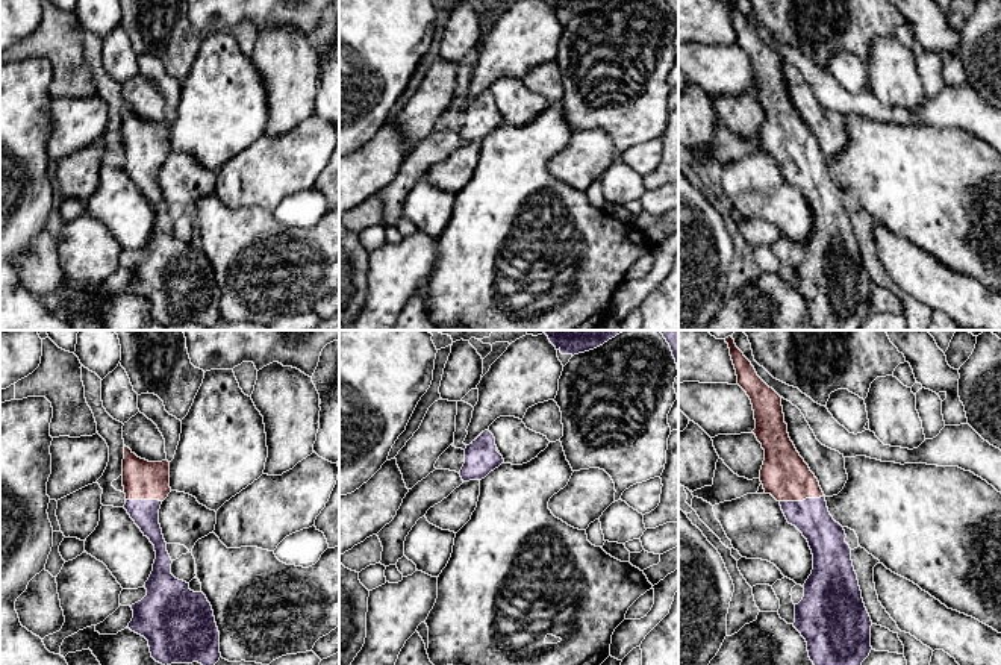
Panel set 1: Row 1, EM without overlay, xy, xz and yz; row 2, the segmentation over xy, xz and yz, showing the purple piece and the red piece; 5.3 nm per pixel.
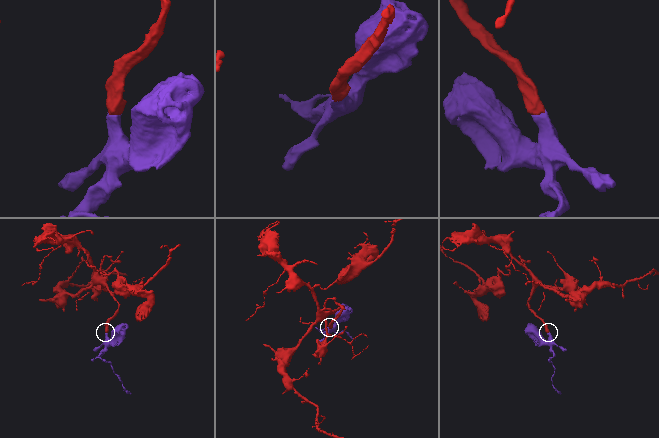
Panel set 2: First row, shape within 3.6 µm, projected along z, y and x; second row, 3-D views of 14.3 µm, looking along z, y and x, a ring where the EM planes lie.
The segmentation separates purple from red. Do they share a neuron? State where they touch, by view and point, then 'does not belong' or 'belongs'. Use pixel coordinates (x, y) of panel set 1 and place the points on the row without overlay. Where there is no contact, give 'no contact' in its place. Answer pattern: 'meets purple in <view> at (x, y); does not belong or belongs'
meets purple in yz at (803, 161); belongs

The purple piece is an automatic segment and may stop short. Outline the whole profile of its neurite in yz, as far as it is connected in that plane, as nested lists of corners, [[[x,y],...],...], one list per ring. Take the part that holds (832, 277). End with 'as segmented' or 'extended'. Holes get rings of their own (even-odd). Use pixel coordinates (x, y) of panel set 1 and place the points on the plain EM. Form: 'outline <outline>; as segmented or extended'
outline [[[734,0],[725,3],[737,45],[753,65],[756,89],[751,94],[765,111],[759,138],[765,155],[780,164],[787,183],[803,194],[813,215],[804,258],[795,265],[794,288],[806,300],[809,318],[818,330],[860,330],[872,311],[872,282],[845,191],[830,176],[818,139],[789,98],[781,58],[757,36]]]; extended

